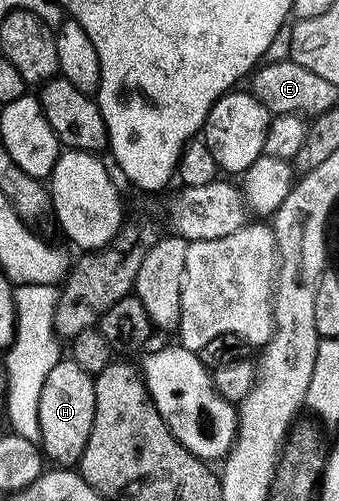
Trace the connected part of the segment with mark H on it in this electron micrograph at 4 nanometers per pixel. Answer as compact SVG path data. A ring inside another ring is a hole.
M62 358L52 367L44 381L39 402L39 441L47 461L55 460L58 466L74 466L84 454L88 434L92 434L96 394L94 376L80 370L76 362Z

